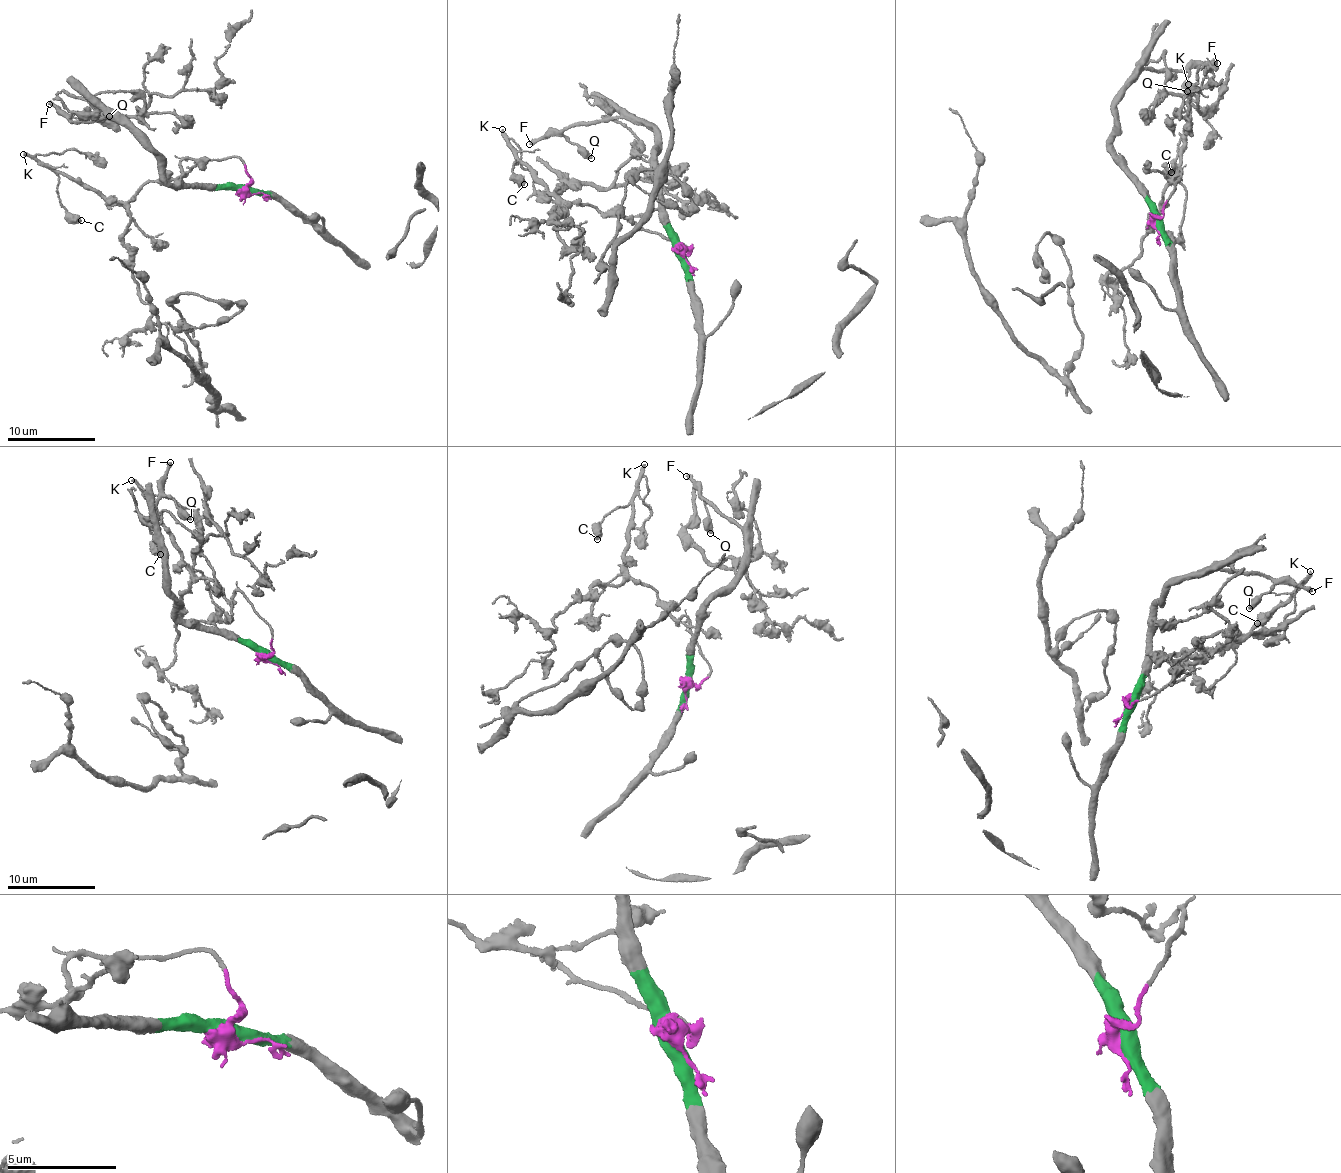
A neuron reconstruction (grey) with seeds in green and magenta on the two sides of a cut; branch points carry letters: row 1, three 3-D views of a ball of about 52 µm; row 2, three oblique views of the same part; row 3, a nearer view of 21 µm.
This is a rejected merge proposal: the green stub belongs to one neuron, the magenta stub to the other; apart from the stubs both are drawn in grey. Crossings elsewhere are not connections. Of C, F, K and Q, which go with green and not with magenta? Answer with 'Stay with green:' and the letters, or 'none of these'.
Stay with green: F, Q

